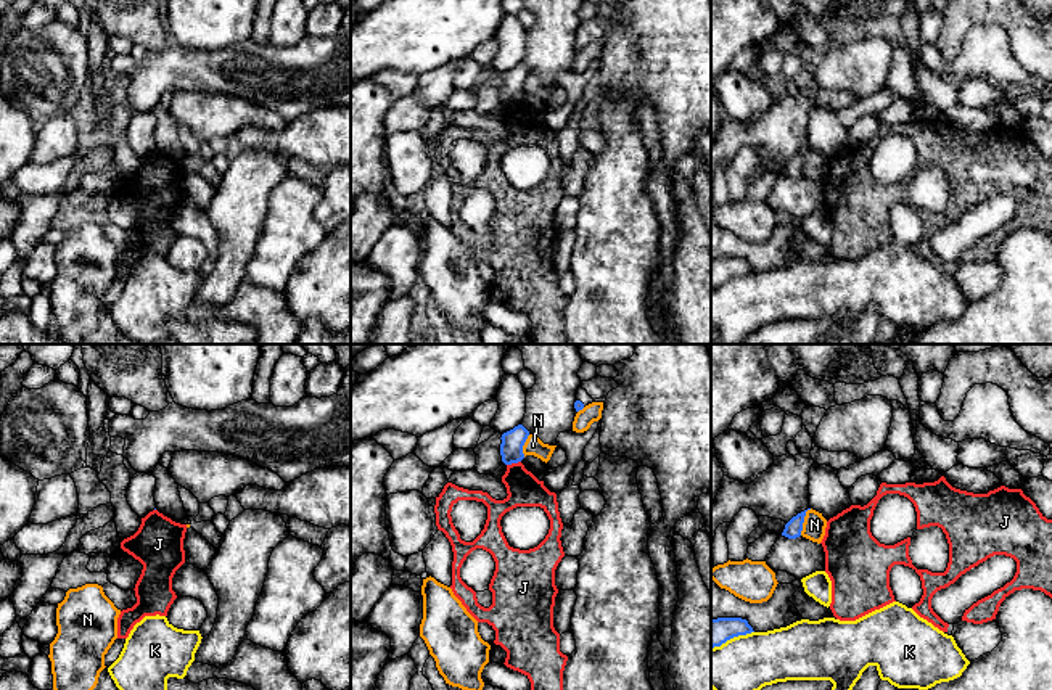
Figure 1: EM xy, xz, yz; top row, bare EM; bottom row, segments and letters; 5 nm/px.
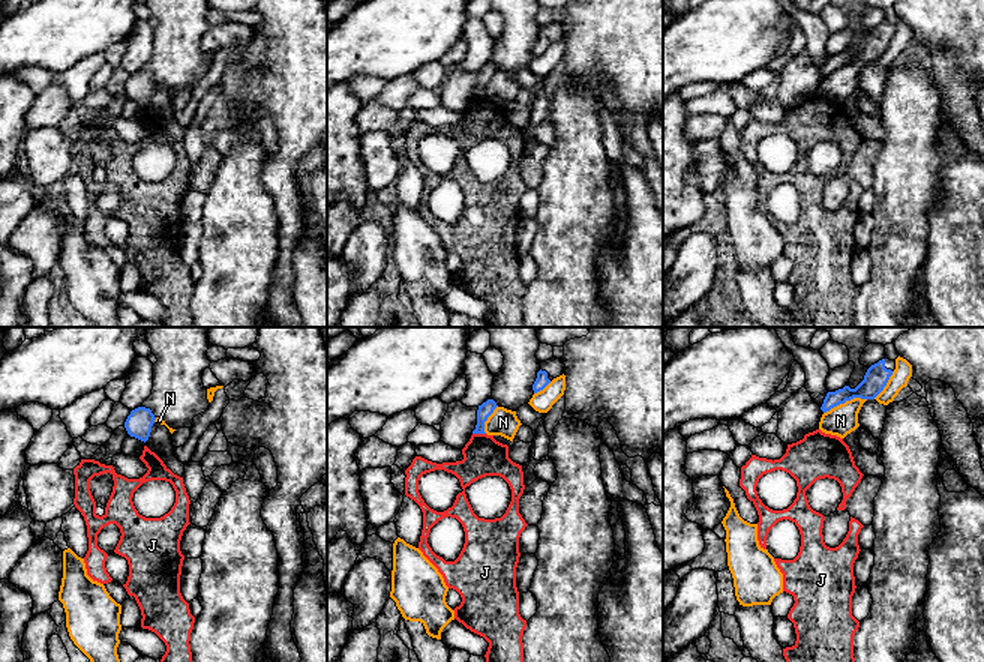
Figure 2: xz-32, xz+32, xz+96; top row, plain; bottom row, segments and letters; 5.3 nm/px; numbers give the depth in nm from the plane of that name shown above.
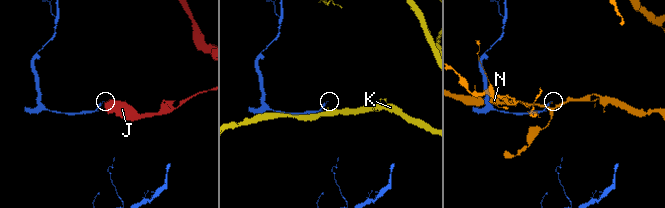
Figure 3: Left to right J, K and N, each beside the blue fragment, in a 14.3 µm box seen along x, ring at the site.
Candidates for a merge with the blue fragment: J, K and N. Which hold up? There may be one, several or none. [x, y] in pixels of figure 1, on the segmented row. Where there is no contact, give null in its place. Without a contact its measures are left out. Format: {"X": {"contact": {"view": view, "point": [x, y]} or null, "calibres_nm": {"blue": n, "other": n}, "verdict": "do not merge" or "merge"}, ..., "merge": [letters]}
{"J": {"contact": {"view": "xz", "point": [513, 462]}, "calibres_nm": {"blue": 110, "other": 170}, "verdict": "do not merge"}, "K": {"contact": {"view": "yz", "point": [732, 637]}, "calibres_nm": {"blue": 140, "other": 280}, "verdict": "do not merge"}, "N": {"contact": {"view": "yz", "point": [803, 521]}, "calibres_nm": {"blue": 90, "other": 120}, "verdict": "do not merge"}, "merge": []}

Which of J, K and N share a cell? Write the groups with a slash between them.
J / K / N

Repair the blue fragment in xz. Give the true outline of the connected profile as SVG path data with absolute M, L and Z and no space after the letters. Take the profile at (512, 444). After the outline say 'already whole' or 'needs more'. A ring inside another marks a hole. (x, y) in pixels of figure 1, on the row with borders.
M523 425L502 434L500 455L505 465L518 463L524 458L523 446L528 436L529 431Z; already whole

